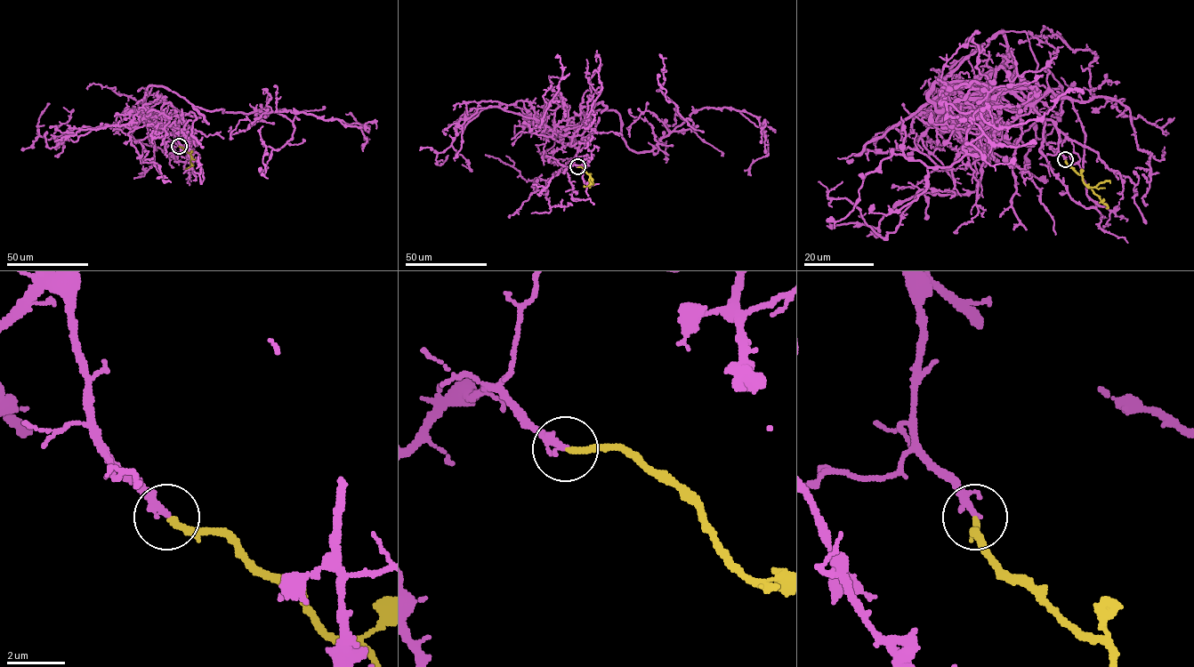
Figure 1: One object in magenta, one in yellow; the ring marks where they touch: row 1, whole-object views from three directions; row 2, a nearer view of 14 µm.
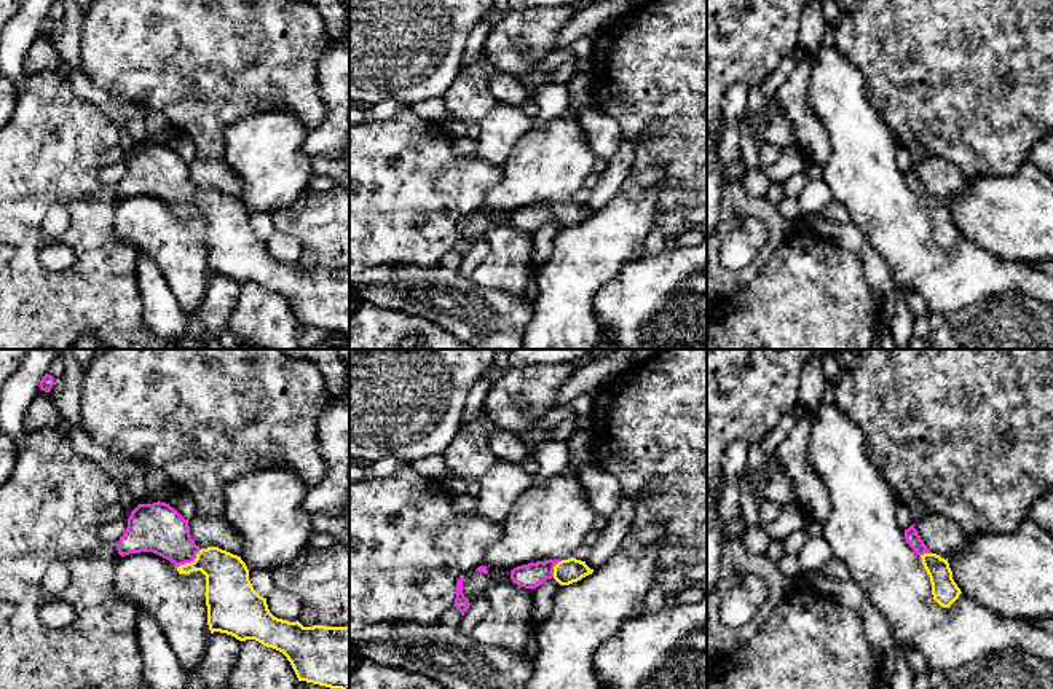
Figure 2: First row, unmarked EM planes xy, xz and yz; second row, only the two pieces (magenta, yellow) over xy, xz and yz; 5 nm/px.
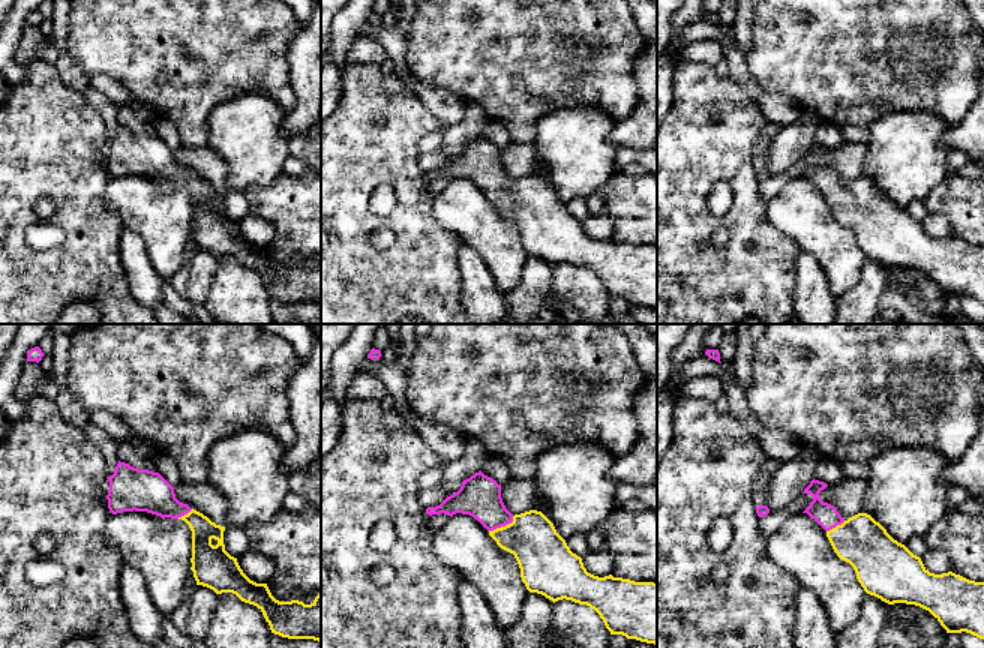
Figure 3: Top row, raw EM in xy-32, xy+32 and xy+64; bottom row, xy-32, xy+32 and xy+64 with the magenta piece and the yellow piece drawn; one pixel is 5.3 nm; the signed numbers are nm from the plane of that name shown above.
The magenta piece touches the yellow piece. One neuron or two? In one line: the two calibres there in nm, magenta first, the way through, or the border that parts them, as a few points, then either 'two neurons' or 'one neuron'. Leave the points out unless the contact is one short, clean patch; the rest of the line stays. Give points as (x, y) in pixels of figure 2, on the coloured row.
calibres 240 and 240 nm; way xy (160, 528), (190, 562), (201, 562), (228, 592); one neuron

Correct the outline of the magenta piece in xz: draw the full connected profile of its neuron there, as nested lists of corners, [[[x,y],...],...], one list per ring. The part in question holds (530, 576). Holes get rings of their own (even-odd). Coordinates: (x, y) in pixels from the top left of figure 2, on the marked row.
[[[568,558],[568,560],[546,560],[517,566],[511,571],[514,584],[525,589],[536,589],[547,579],[555,579],[560,585],[570,585],[592,574],[586,561]]]

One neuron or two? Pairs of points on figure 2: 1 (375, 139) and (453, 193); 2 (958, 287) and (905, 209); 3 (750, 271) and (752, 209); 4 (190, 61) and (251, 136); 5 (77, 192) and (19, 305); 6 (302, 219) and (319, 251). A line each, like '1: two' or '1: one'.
1: one
2: one
3: one
4: two
5: one
6: one

